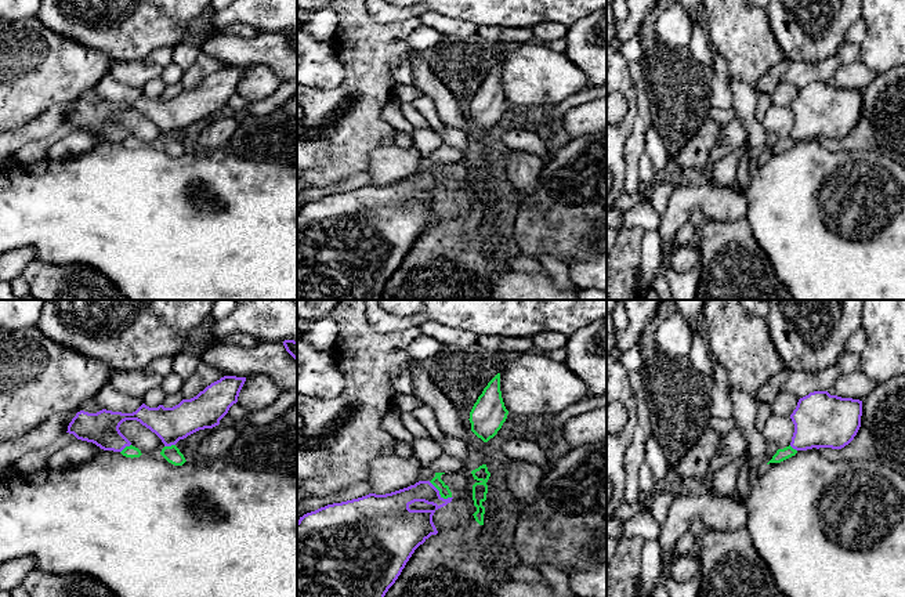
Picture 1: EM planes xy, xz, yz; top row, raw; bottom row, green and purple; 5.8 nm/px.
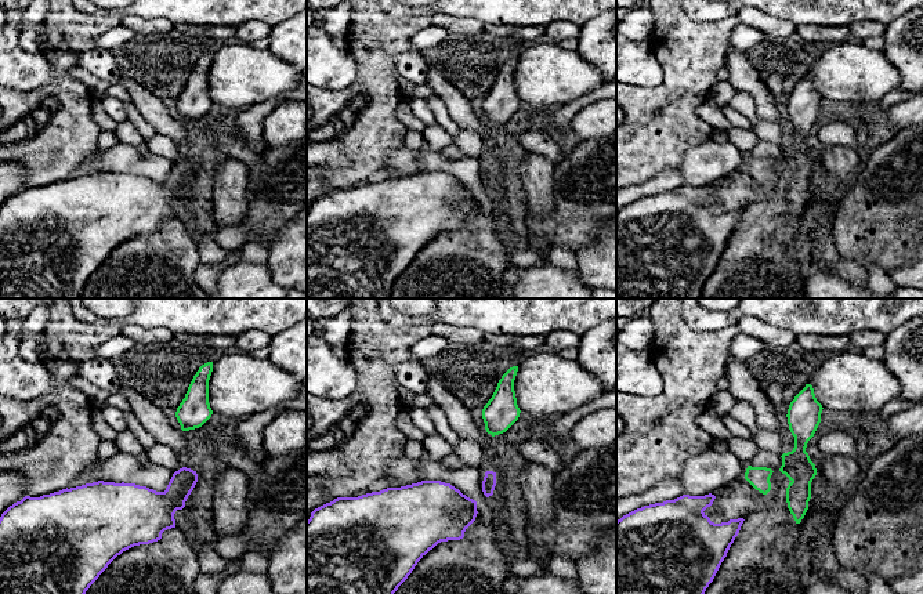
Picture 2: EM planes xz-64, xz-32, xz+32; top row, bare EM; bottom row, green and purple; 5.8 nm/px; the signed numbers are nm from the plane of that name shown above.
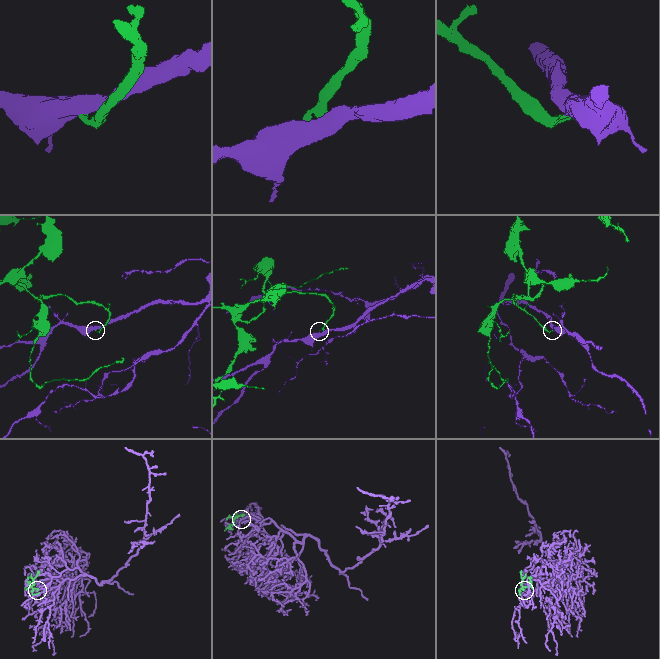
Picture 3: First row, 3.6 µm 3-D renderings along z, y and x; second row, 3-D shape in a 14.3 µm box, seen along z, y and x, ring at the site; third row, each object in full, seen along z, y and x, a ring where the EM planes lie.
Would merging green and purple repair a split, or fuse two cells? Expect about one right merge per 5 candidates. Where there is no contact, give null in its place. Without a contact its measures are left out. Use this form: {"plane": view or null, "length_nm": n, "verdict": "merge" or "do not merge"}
{"plane": "xz", "length_nm": 170, "verdict": "do not merge"}

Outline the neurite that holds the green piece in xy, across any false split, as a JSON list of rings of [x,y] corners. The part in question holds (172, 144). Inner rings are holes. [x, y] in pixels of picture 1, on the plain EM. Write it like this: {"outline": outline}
{"outline": [[[175,135],[164,137],[160,145],[174,156],[182,156],[187,151]]]}

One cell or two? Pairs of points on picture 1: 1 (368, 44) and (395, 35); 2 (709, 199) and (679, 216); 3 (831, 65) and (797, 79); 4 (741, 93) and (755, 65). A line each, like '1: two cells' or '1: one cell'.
1: one cell
2: one cell
3: one cell
4: two cells

